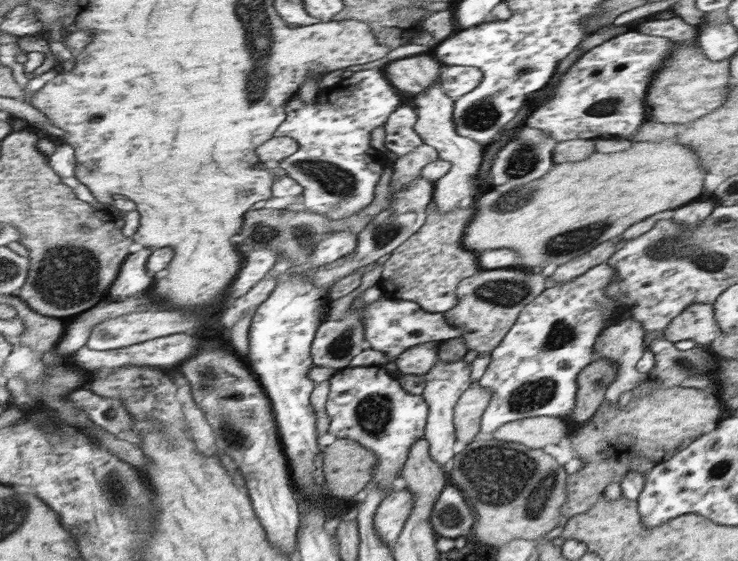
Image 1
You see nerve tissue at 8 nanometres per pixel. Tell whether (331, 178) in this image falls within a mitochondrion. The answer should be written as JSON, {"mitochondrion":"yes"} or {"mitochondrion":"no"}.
{"mitochondrion":"yes"}

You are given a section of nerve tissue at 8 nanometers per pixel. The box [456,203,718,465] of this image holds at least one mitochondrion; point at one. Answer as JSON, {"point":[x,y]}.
{"point":[503,293]}

